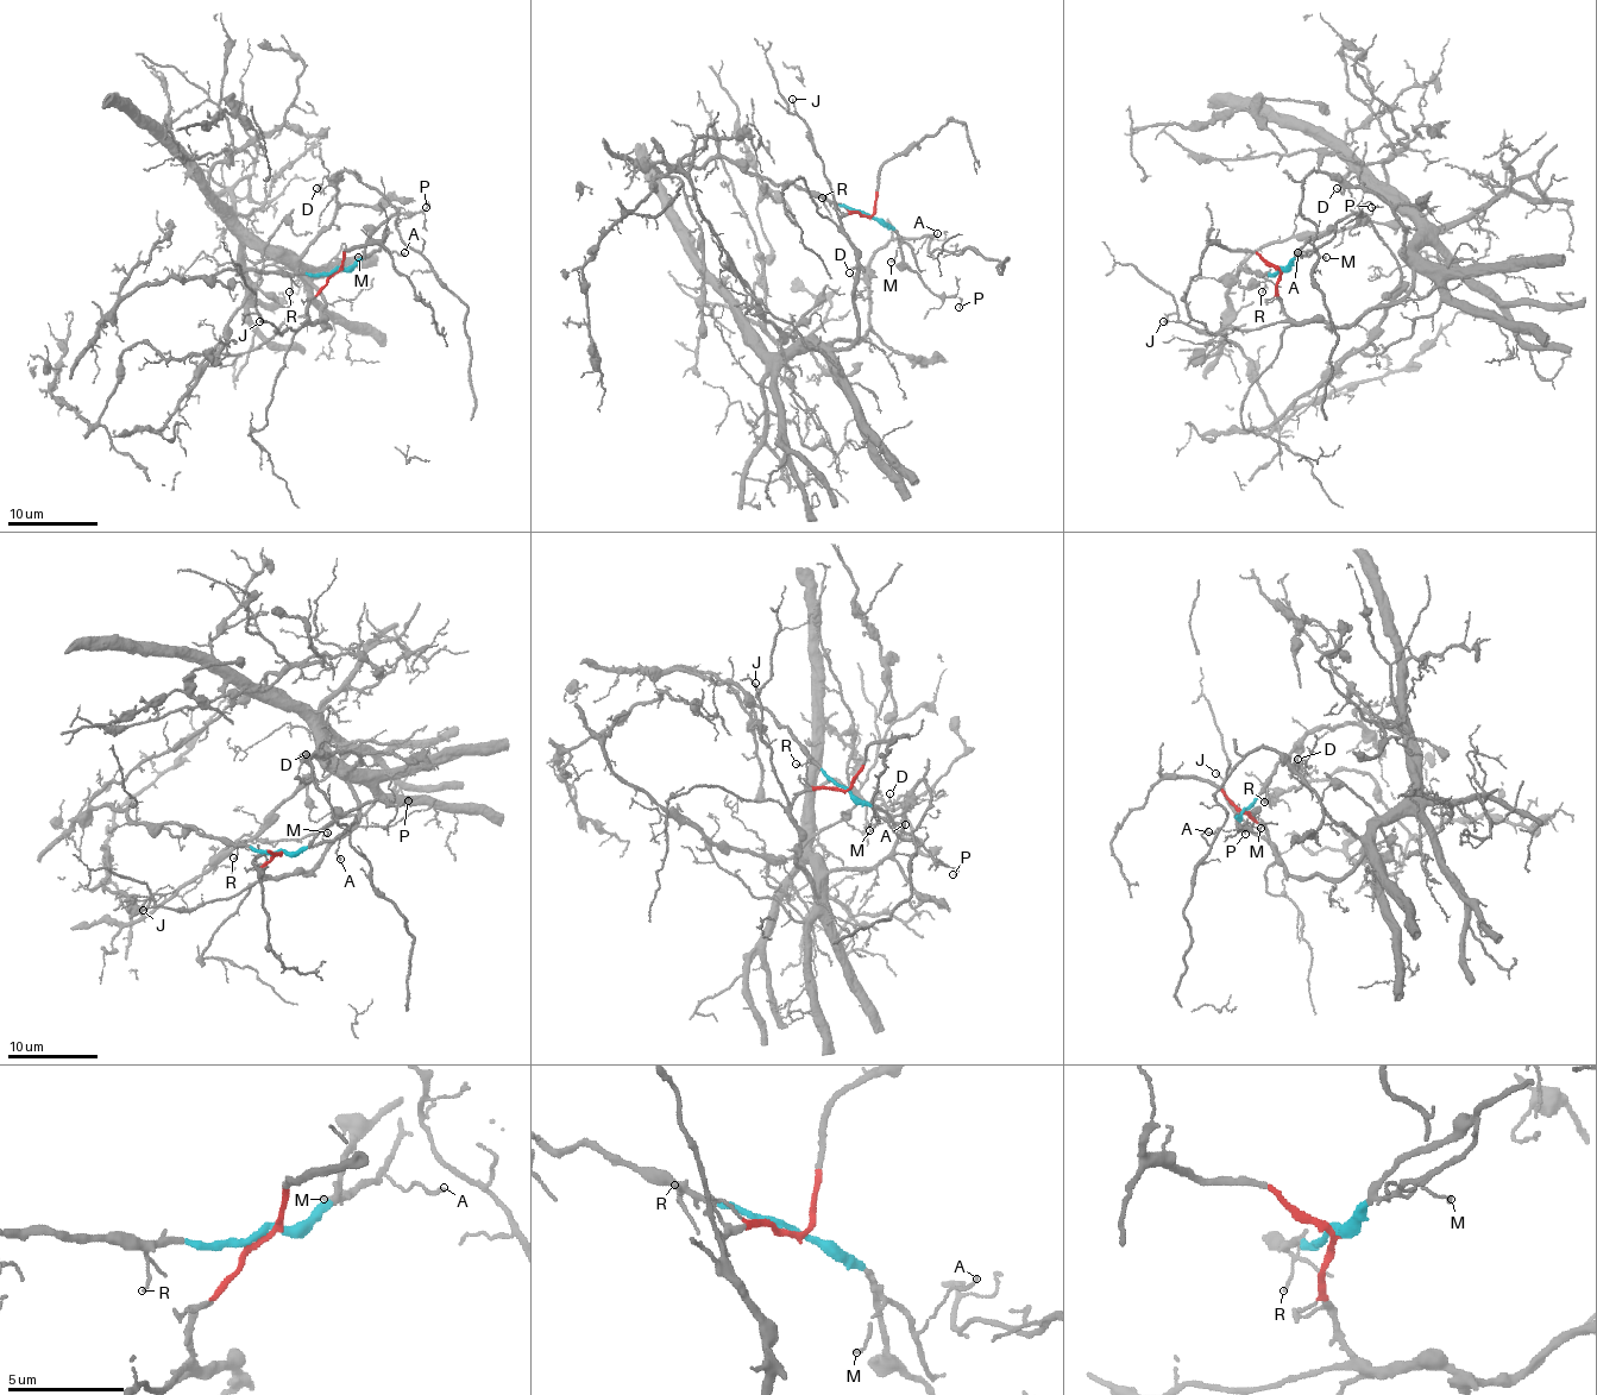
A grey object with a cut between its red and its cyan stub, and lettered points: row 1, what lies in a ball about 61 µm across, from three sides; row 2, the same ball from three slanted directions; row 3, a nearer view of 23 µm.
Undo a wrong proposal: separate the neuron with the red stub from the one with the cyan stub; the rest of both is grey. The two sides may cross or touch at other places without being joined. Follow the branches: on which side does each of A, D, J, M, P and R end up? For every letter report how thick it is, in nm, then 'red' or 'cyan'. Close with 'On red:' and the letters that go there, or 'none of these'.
A: 160 nm thick; cyan
D: 140 nm thick; red
J: 130 nm thick; red
M: 130 nm thick; cyan
P: 80 nm thick; cyan
R: 120 nm thick; cyan
On red: D, J

